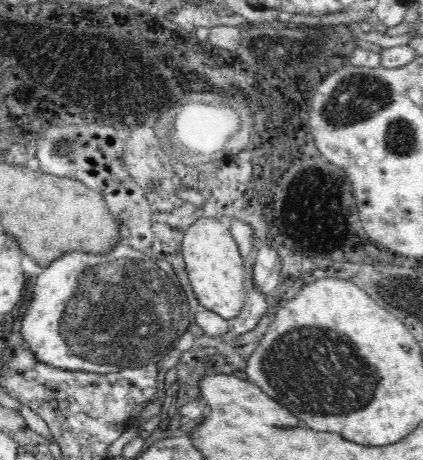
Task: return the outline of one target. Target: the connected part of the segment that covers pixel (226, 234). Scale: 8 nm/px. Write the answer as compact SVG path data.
M202 217L187 228L182 250L190 284L203 309L218 314L228 322L239 316L248 294L243 257L230 226L216 218Z

